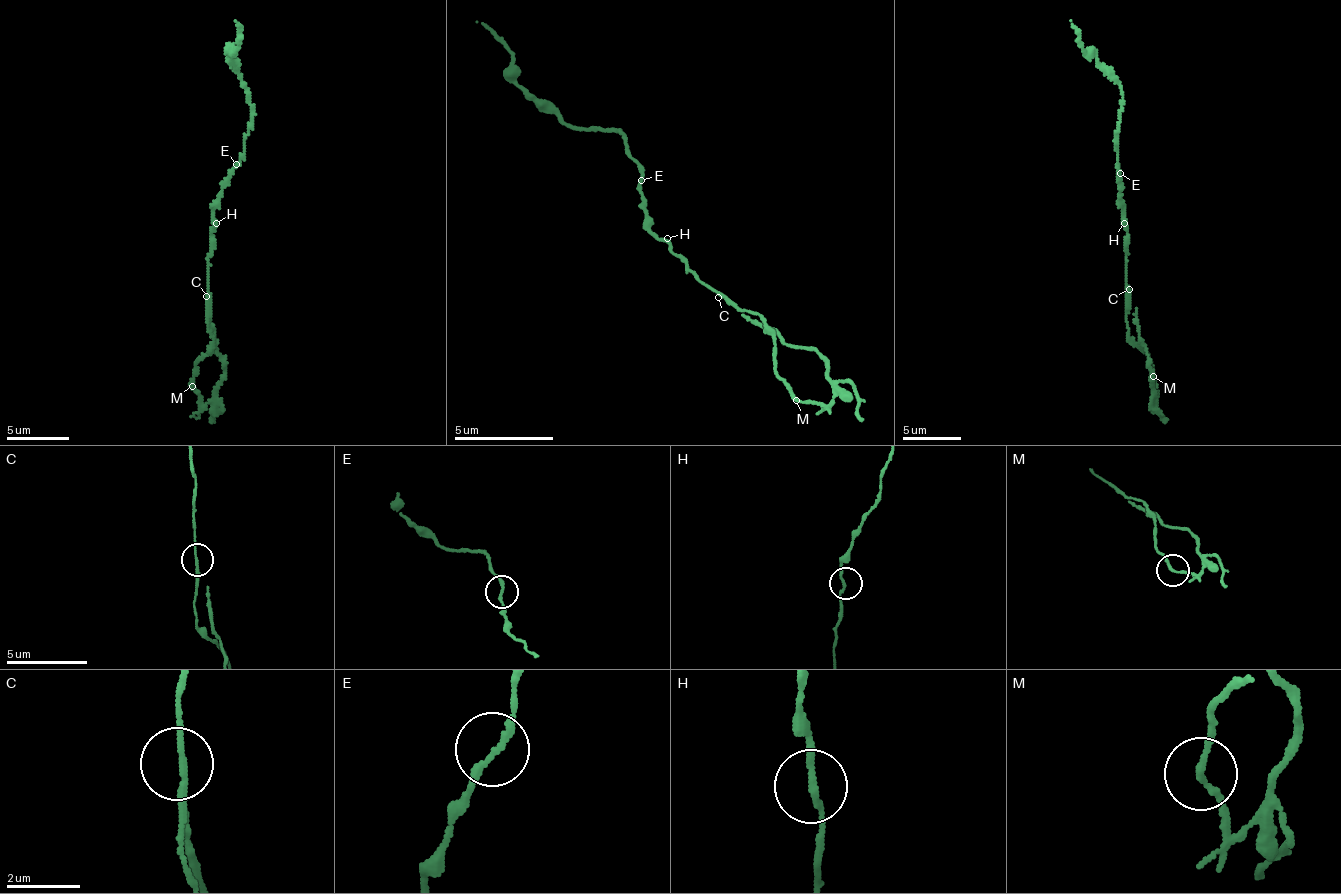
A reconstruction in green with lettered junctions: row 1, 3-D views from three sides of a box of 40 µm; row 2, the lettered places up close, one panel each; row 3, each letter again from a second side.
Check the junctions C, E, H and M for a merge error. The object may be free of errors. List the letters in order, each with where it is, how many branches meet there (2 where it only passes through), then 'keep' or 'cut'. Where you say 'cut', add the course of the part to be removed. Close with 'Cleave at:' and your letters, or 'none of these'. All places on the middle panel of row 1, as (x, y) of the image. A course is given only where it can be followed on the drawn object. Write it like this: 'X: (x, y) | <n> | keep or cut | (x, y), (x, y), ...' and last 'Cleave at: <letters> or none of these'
C: (718, 297) | 2 | keep
E: (641, 180) | 2 | keep
H: (667, 238) | 2 | keep
M: (796, 400) | 2 | cut | (798, 401), (829, 399), (826, 358), (743, 316)
Cleave at: M

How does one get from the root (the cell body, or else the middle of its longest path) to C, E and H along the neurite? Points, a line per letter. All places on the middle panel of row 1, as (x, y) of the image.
C: (683, 263), (690, 268), (688, 270), (715, 291), (718, 297)
E: (683, 263), (669, 253), (665, 240), (644, 225), (646, 209), (637, 203), (641, 193), (637, 190), (641, 180)
H: (683, 263), (667, 251), (667, 238)

